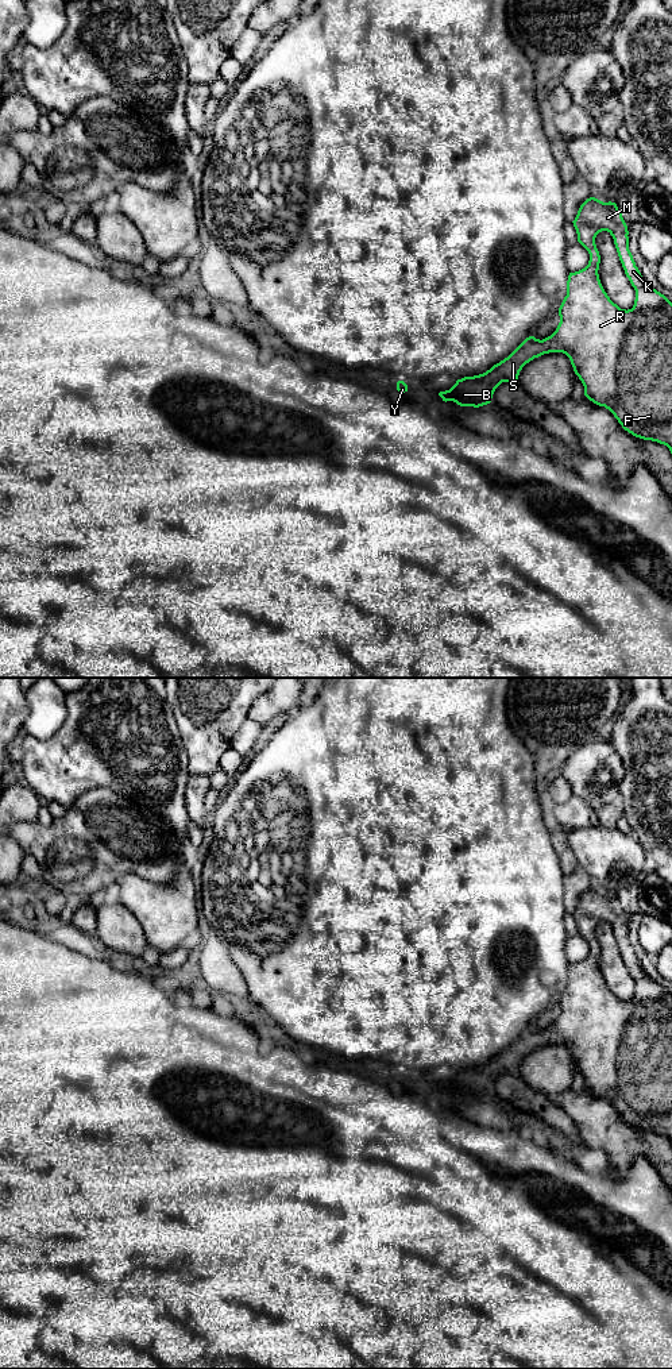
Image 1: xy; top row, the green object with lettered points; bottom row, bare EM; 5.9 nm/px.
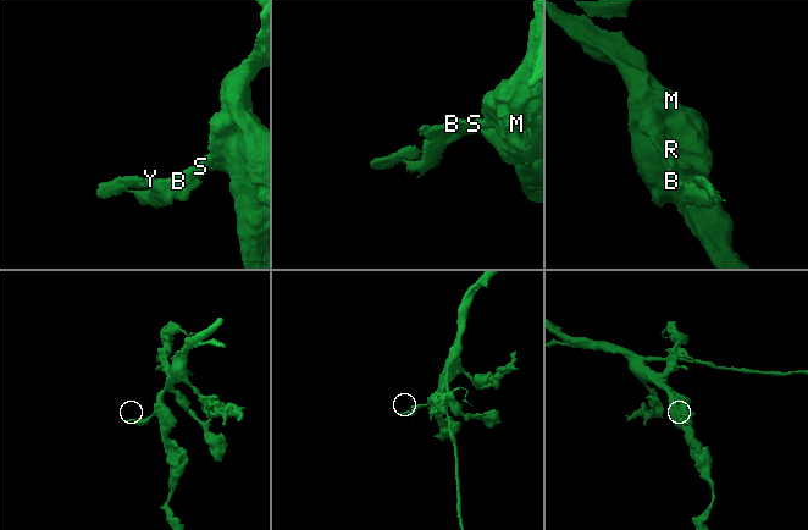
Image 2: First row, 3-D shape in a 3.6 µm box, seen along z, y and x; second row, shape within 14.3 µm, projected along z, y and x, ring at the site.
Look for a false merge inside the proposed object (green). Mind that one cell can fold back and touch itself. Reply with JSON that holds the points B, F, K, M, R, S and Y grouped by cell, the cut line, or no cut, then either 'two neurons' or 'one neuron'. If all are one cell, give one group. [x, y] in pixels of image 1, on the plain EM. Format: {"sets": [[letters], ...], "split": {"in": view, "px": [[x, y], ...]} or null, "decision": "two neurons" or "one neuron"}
{"sets": [["B", "F", "K", "M", "R", "S", "Y"]], "split": null, "decision": "one neuron"}

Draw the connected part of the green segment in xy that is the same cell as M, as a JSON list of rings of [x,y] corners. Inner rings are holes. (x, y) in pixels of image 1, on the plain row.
[[[587,890],[572,913],[578,933],[588,942],[588,956],[569,964],[556,1022],[540,1031],[526,1029],[507,1049],[483,1065],[464,1068],[439,1087],[460,1098],[479,1099],[491,1094],[502,1073],[518,1075],[522,1058],[544,1045],[565,1045],[584,1077],[584,1087],[609,1100],[625,1122],[644,1131],[657,1133],[672,1145],[672,994],[642,969],[629,941],[629,922],[615,894]],[[607,922],[632,977],[636,991],[632,1000],[621,1000],[605,983],[599,971],[600,946],[595,936],[599,923]]]

